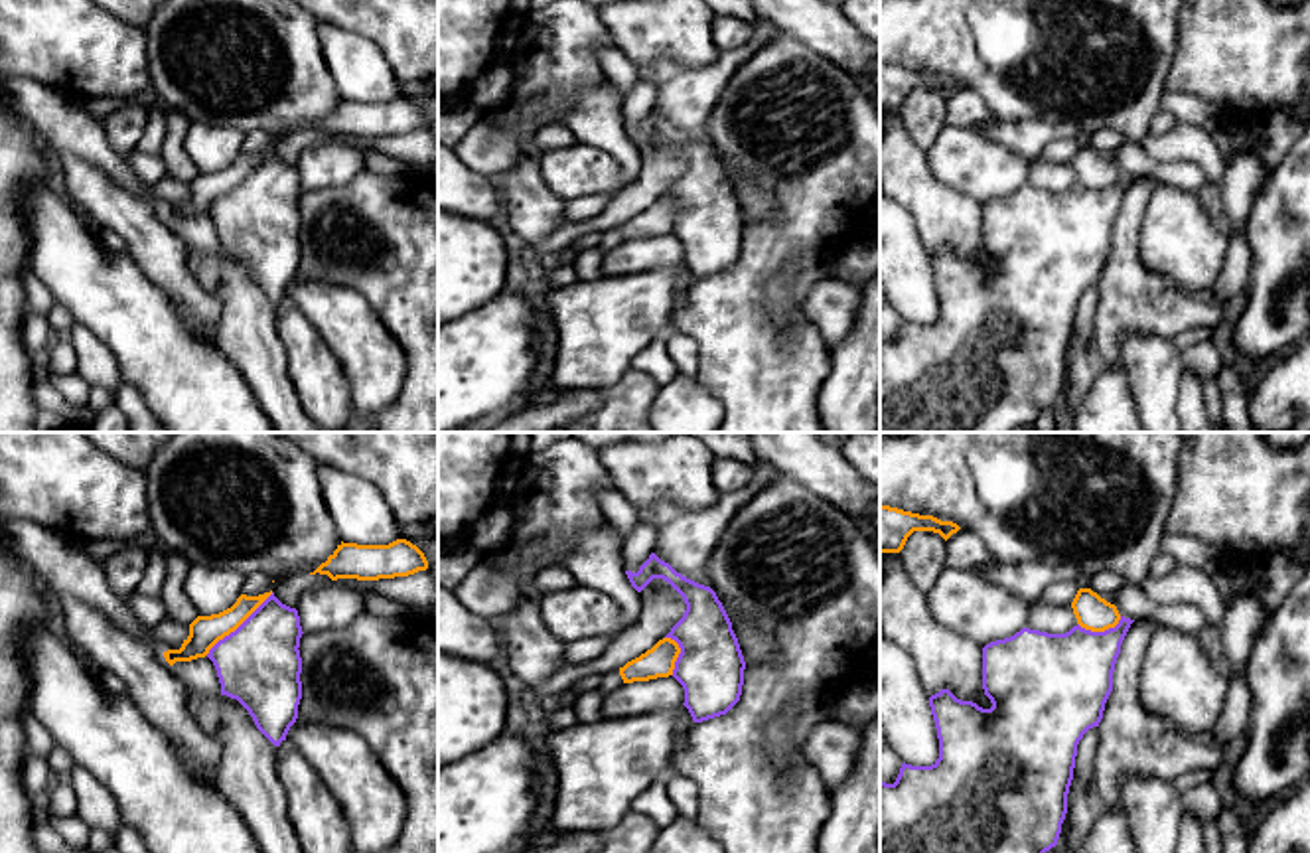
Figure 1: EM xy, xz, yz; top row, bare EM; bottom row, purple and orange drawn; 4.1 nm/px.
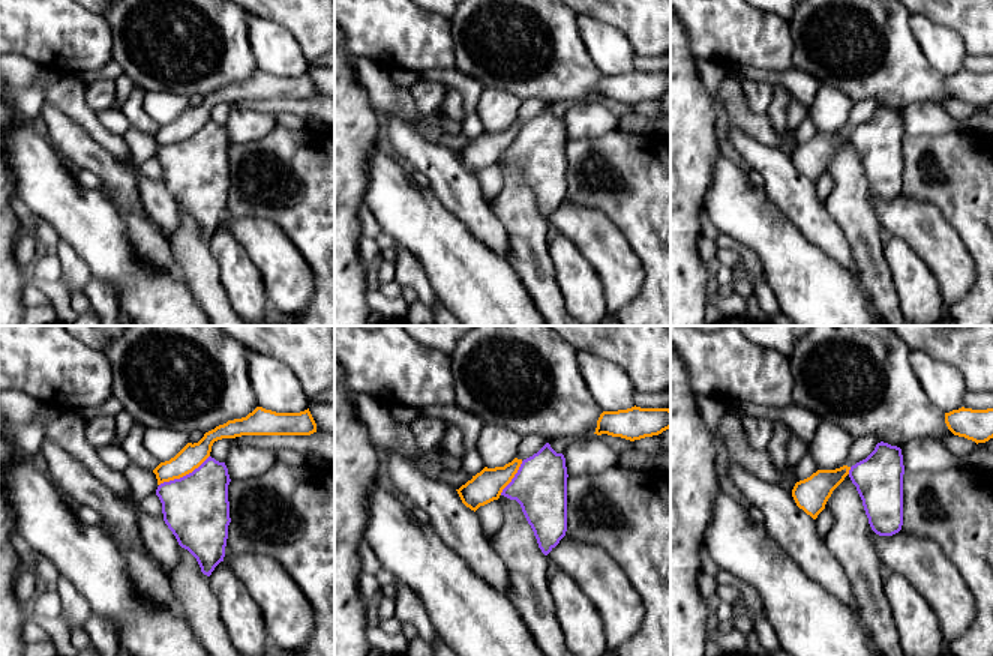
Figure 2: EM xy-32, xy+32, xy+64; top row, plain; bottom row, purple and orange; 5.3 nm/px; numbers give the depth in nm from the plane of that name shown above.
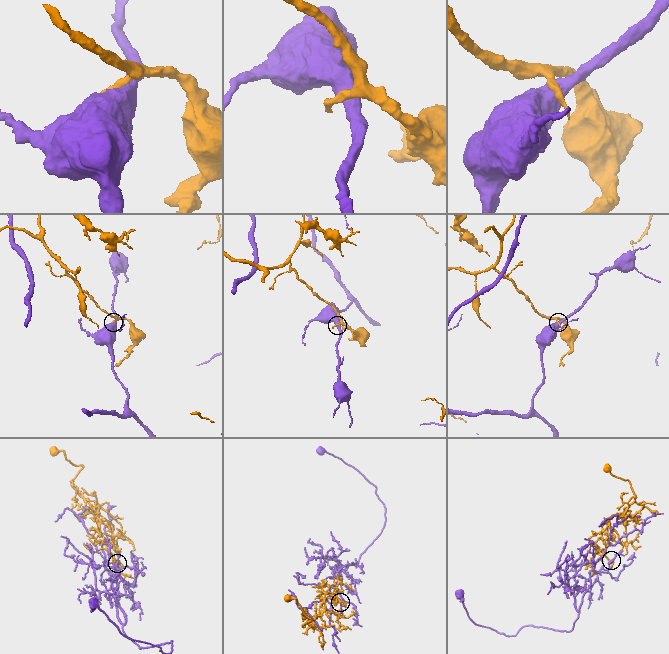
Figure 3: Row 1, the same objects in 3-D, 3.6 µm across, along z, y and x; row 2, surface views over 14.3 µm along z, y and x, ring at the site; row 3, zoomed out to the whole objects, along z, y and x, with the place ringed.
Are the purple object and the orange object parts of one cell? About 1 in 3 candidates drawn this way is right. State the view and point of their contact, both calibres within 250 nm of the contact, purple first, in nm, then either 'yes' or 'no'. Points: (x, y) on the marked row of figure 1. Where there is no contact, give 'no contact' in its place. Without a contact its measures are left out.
xy (241, 624) | 340/130 nm | no

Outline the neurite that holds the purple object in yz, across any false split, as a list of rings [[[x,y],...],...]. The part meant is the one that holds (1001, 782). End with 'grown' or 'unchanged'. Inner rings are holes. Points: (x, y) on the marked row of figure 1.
[[[1121,616],[1119,624],[1105,632],[1091,632],[1079,624],[1065,634],[1022,628],[1010,638],[986,644],[982,648],[982,689],[992,707],[982,709],[973,701],[961,701],[949,689],[941,689],[929,697],[939,738],[939,758],[931,766],[911,766],[904,762],[894,784],[880,780],[880,853],[1046,853],[1055,847],[1067,814],[1067,794],[1073,780],[1077,744],[1083,735],[1099,727],[1103,719],[1105,703],[1113,691],[1113,671],[1121,644],[1132,622],[1134,620]]]; unchanged

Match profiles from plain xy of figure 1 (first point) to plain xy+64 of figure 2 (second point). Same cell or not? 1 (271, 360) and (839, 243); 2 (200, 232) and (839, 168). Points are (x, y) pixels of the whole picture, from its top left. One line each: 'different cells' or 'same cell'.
1: different cells
2: different cells

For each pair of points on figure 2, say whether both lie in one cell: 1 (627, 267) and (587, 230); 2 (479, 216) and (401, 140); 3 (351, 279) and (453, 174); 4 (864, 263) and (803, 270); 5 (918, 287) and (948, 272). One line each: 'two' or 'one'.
1: one
2: one
3: two
4: two
5: two

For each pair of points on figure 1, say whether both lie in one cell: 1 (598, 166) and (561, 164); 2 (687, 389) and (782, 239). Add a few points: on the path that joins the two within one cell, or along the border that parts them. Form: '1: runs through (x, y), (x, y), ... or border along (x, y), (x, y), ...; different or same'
1: runs through (588, 166), (571, 166); same
2: border along (695, 376), (725, 411); different

